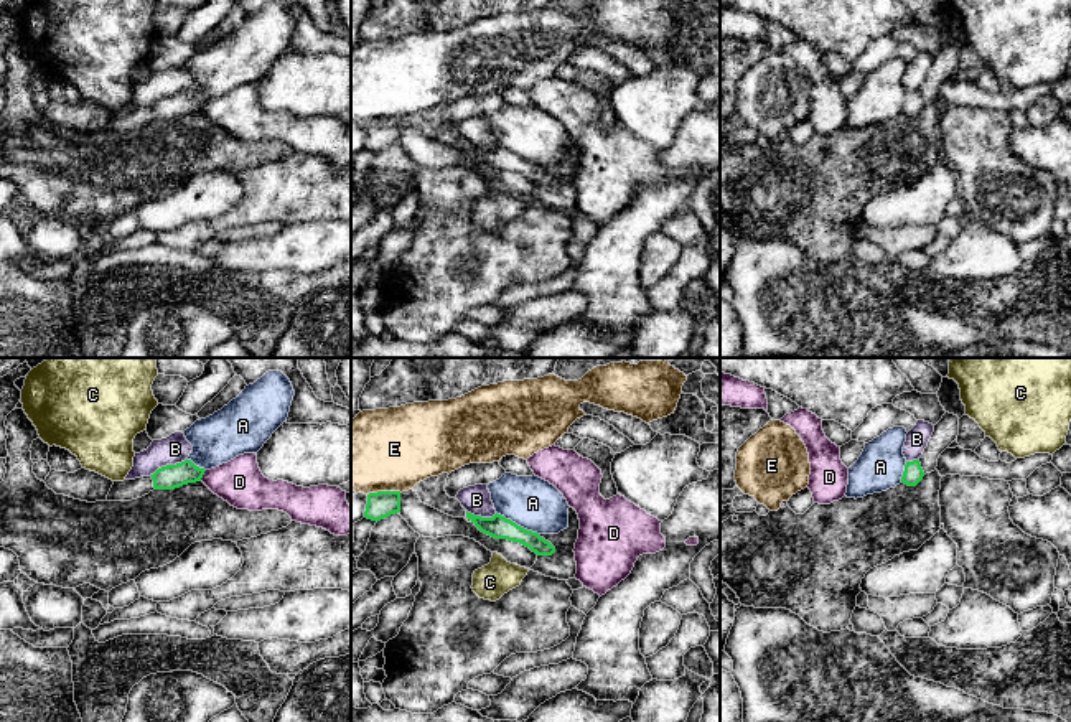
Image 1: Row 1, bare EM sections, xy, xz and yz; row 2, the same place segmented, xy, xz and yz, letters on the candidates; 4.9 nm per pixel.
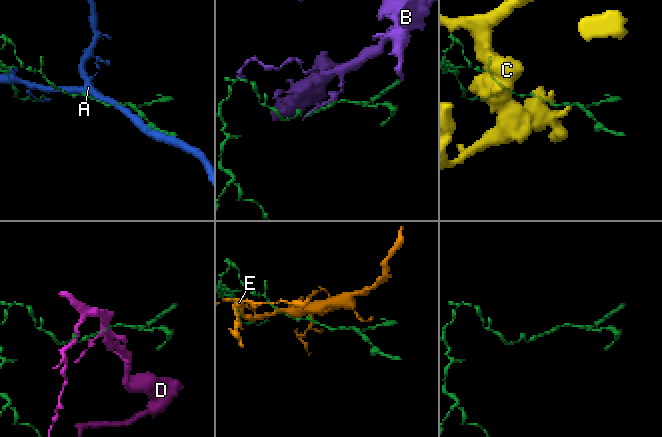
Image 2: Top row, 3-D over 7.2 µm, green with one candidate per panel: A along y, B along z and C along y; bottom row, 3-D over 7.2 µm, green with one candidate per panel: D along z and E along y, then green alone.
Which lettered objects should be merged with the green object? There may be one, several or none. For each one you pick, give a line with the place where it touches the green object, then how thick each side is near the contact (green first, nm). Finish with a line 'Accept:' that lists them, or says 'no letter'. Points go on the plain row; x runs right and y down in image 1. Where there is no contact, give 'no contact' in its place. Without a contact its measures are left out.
Accept: no letter

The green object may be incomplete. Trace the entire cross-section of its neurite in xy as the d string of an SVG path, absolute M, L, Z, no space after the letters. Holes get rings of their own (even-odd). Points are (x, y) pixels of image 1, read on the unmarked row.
M191 91L158 99L153 105L155 120L175 120L188 114L201 112L204 99L196 97Z

